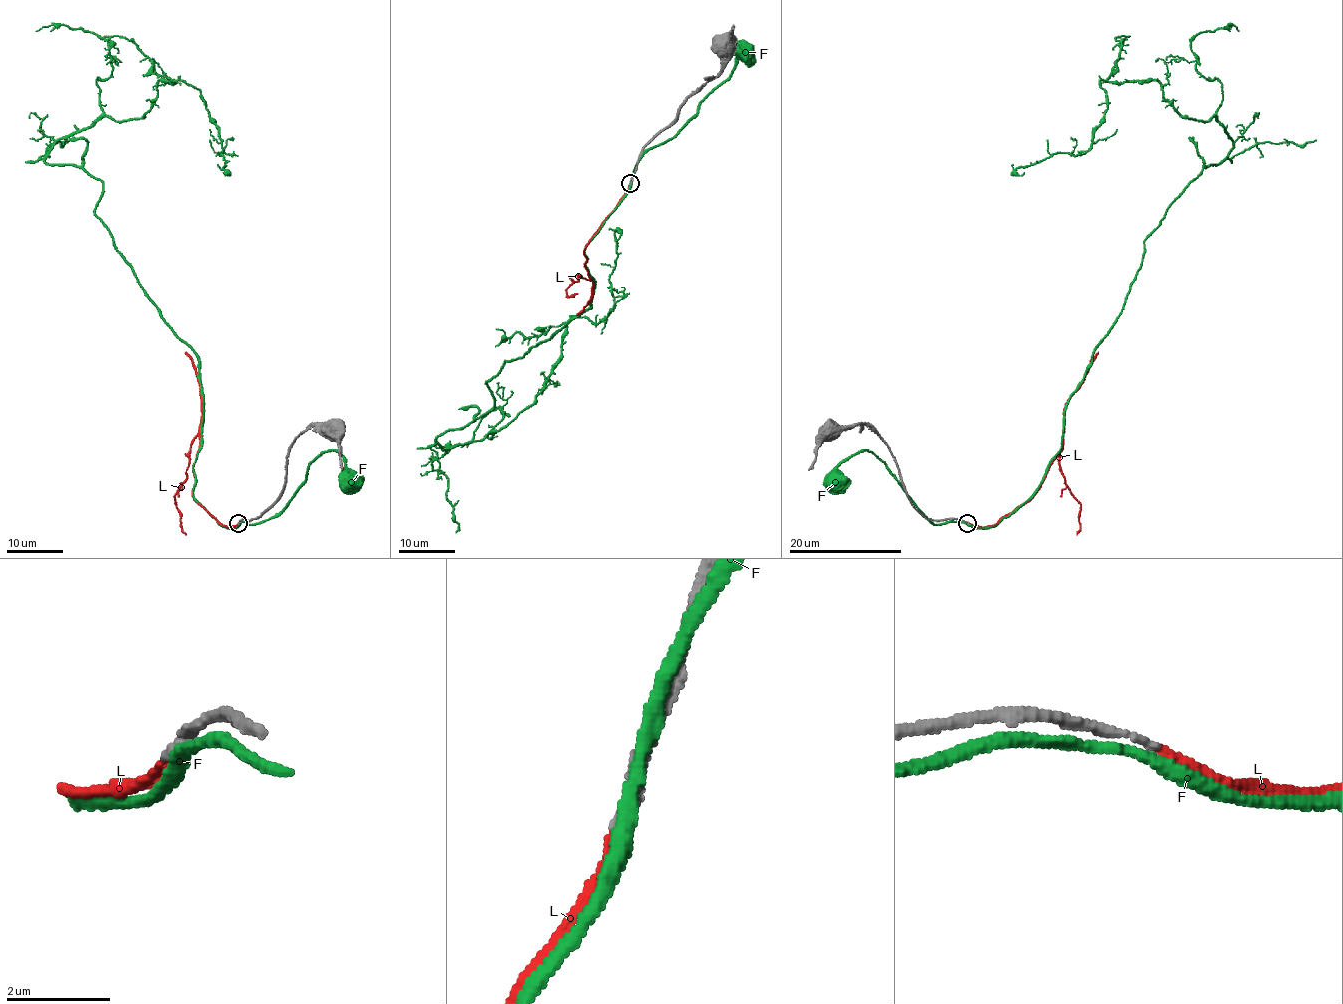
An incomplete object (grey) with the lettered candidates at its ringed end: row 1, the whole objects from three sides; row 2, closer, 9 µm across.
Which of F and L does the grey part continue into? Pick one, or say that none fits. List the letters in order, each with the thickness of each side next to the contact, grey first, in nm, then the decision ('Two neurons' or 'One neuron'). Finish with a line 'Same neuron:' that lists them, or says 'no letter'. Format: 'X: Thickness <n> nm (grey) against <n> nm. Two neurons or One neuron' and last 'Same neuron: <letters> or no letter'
F: Thickness 180 nm (grey) against 280 nm. Two neurons
L: Thickness 160 nm (grey) against 200 nm. One neuron
Same neuron: L

